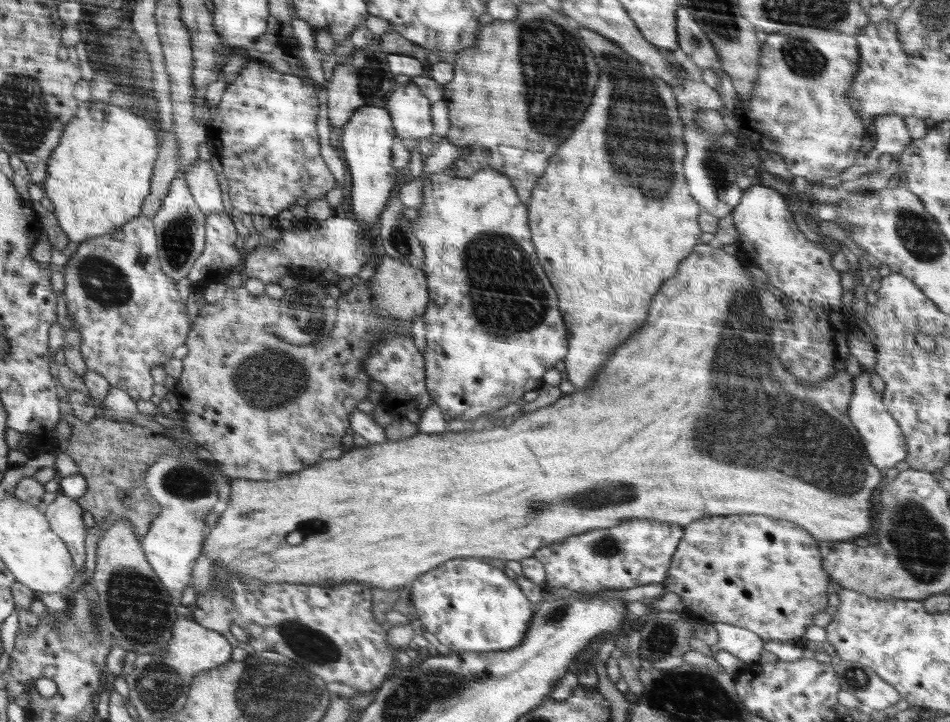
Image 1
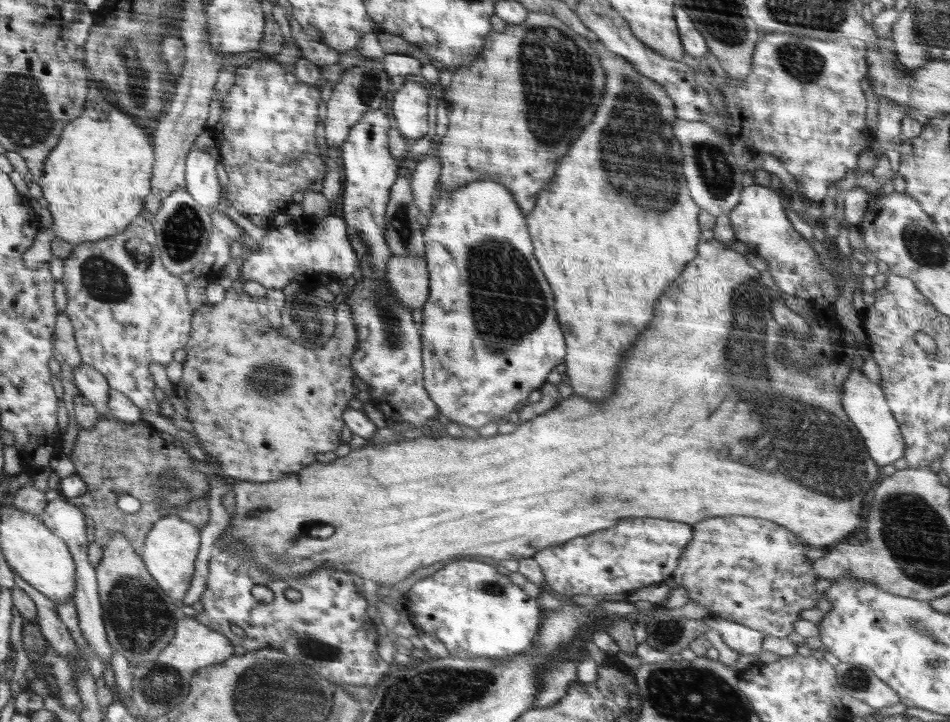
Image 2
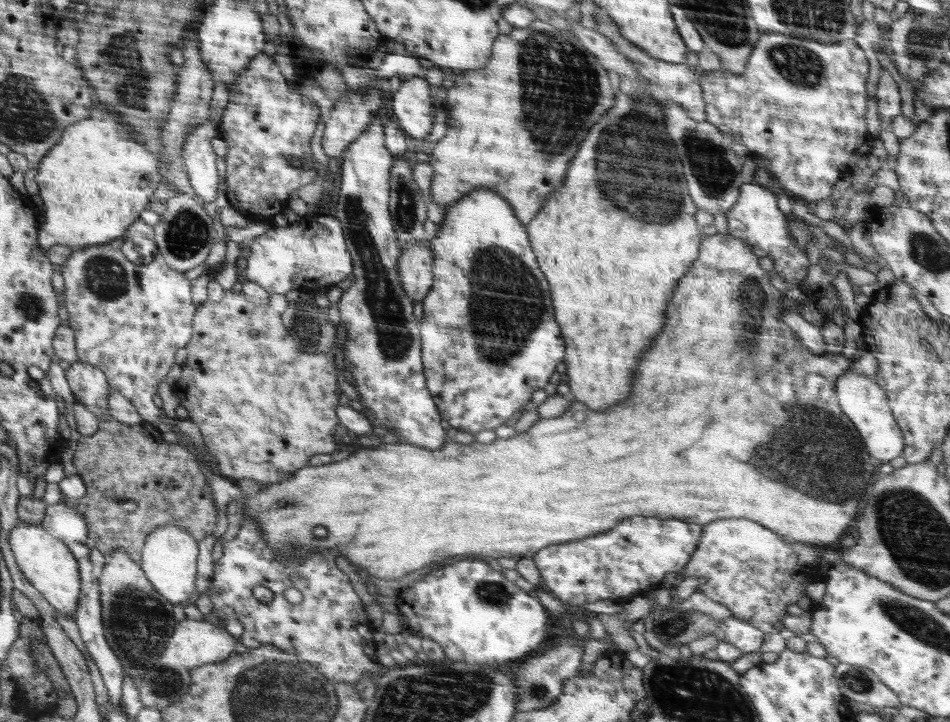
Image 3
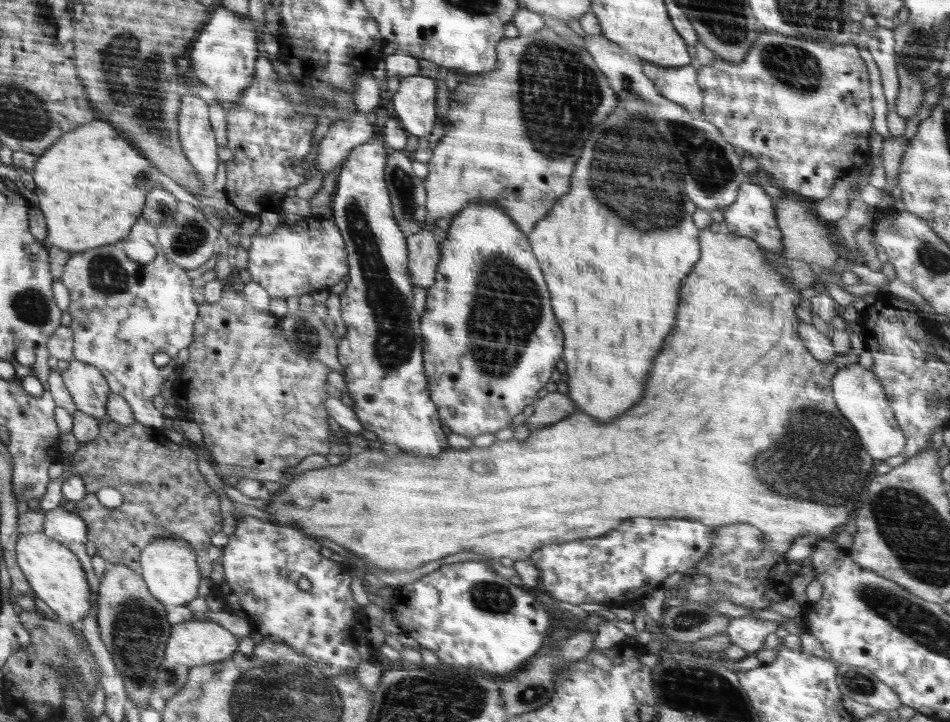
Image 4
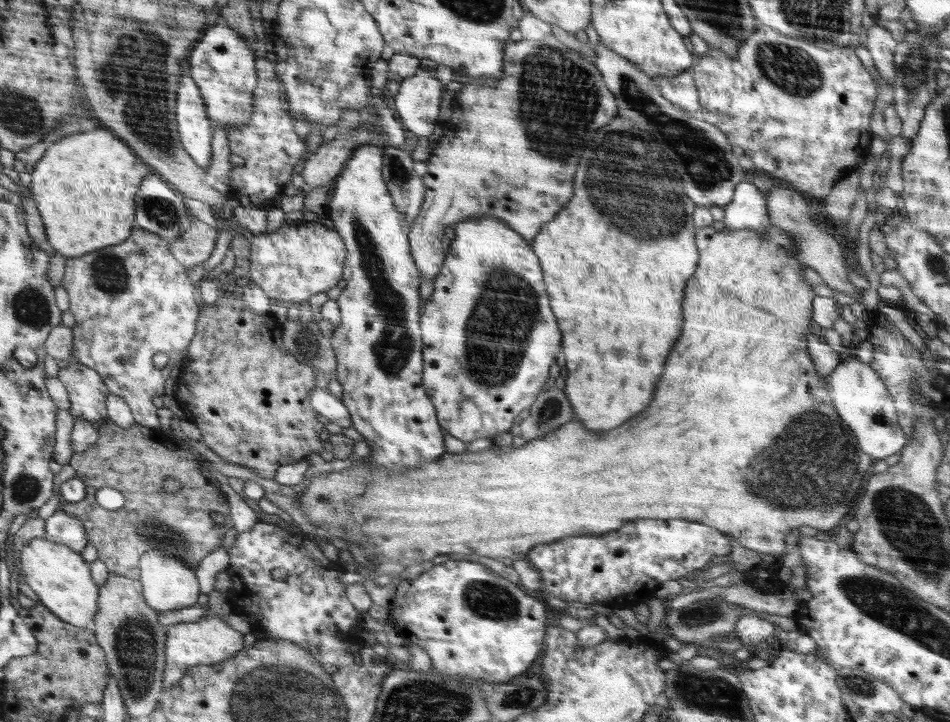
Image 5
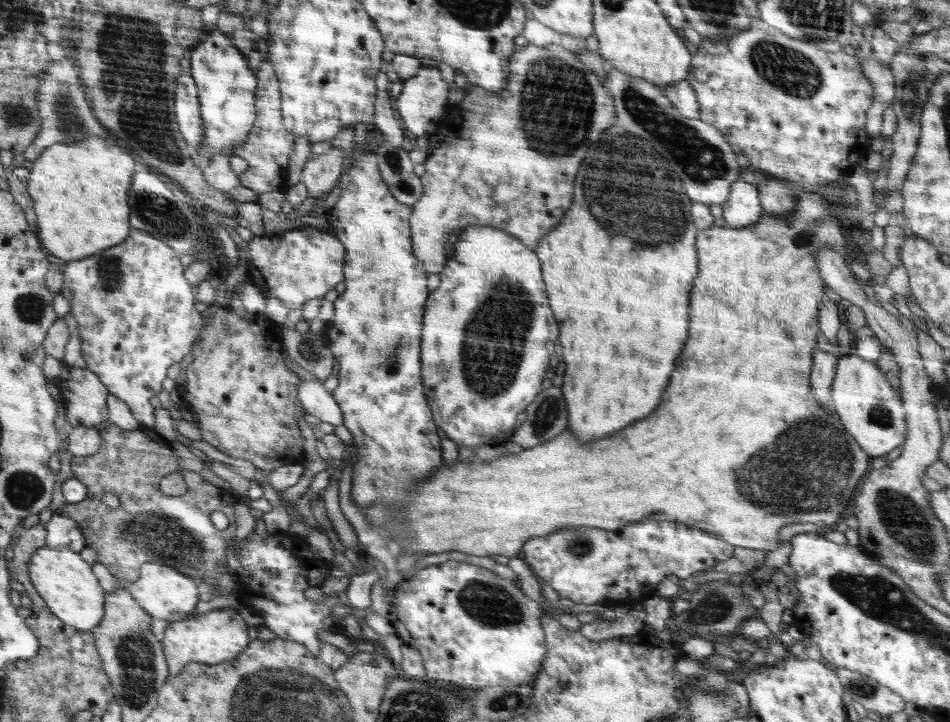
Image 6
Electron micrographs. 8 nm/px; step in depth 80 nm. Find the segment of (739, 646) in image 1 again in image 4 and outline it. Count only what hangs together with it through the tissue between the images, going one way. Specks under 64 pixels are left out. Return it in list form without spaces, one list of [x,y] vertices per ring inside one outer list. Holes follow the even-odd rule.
[[[750,616],[732,618],[724,634],[732,645],[740,646],[748,654],[763,648],[770,634],[775,634],[780,625],[776,621],[765,621]]]

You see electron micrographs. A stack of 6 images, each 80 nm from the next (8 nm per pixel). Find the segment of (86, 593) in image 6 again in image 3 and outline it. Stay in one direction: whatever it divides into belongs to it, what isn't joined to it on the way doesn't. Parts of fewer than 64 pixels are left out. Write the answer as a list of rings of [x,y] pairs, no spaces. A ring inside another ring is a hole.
[[[18,520],[16,527],[8,535],[8,544],[14,553],[14,560],[23,576],[40,594],[63,616],[75,618],[82,597],[80,567],[72,551],[65,542],[60,541],[40,525],[22,523]]]

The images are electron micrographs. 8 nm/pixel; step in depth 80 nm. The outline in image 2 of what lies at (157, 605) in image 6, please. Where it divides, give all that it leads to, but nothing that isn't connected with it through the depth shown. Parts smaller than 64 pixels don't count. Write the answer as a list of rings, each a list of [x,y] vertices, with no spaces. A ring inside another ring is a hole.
[[[168,515],[159,521],[145,538],[145,546],[140,556],[158,586],[176,601],[182,602],[191,585],[195,573],[195,561],[201,545],[200,534],[201,528],[182,520],[181,516]]]

